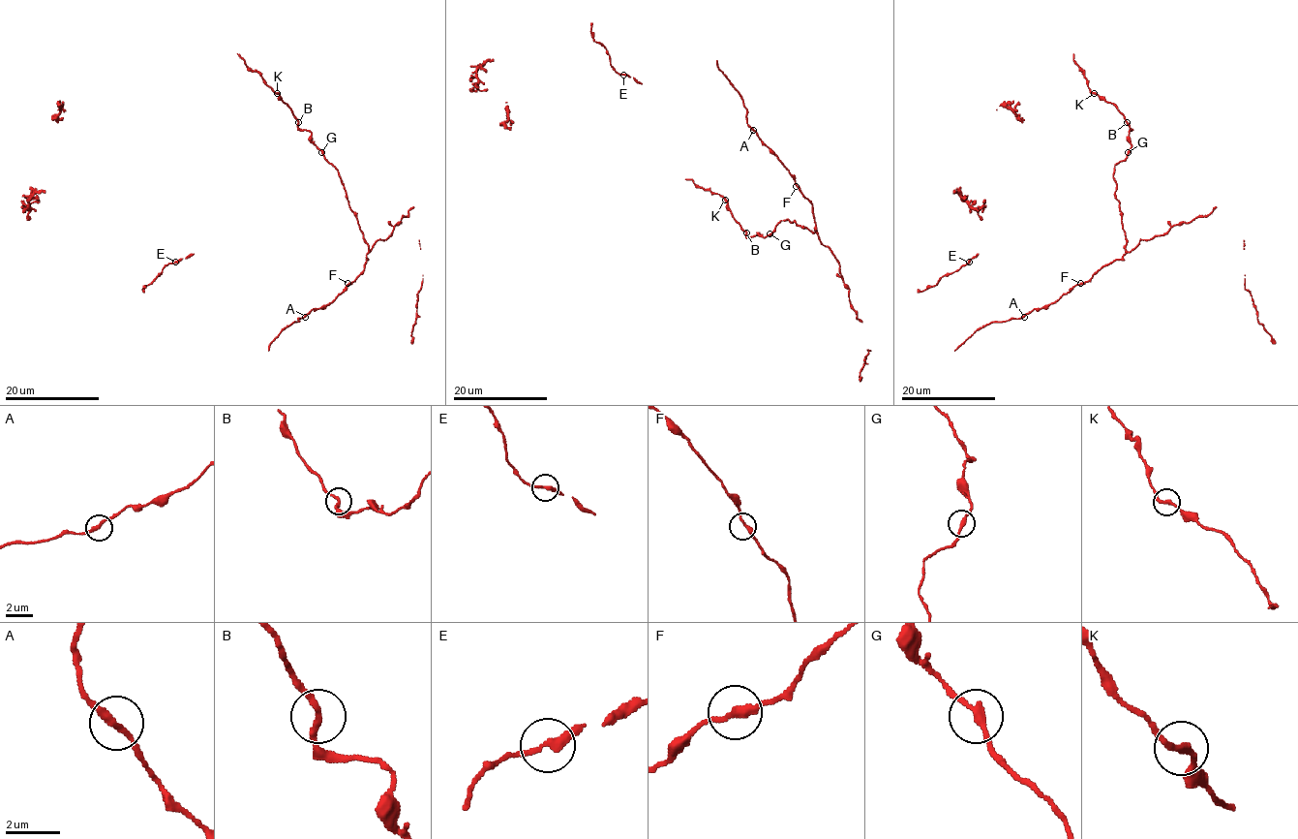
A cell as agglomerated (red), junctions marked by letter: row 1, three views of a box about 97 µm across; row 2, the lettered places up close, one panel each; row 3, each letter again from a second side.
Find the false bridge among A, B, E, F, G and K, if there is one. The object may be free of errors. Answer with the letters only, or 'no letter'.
no letter

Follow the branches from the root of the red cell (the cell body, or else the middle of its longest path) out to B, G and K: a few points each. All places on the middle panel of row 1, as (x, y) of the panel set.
B: (750, 126), (811, 204), (816, 232), (788, 218), (766, 237), (747, 236), (746, 233)
G: (750, 126), (789, 170), (799, 190), (812, 206), (816, 232), (812, 233), (788, 218), (780, 221), (769, 233)
K: (750, 126), (811, 204), (816, 232), (788, 218), (766, 237), (747, 236), (725, 200)

